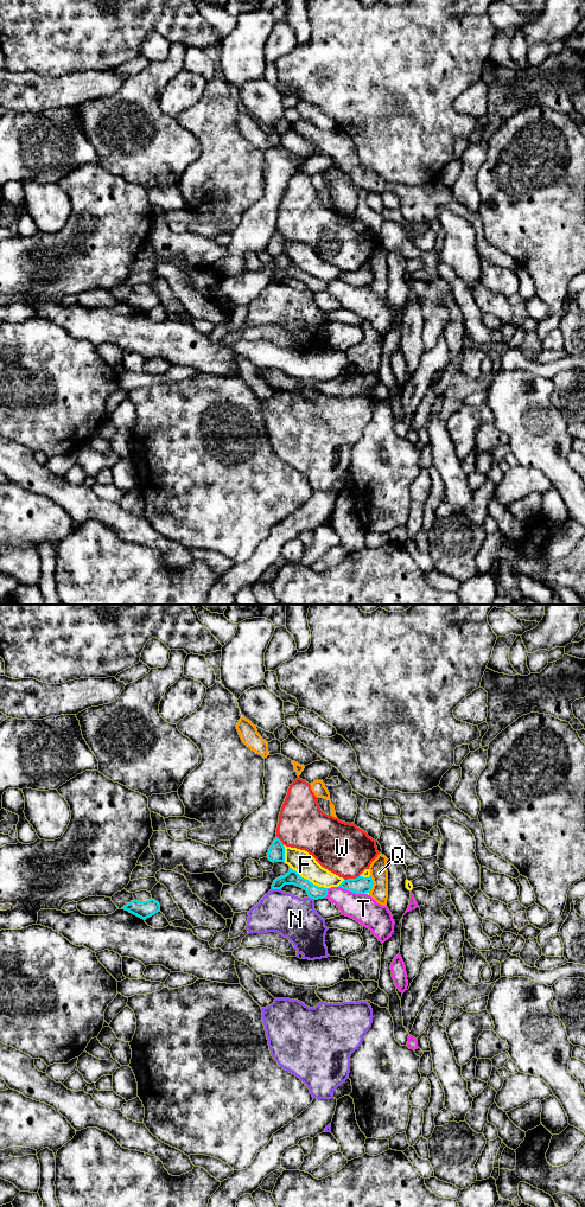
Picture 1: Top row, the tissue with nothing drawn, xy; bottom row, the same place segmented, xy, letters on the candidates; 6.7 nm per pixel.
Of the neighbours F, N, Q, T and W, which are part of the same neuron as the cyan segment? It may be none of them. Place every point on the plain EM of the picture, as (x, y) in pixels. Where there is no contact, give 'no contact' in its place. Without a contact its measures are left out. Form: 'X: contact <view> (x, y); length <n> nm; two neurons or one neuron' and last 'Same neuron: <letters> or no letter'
F: contact xy (307, 273); length 300 nm; two neurons
N: contact xy (275, 281); length 60 nm; two neurons
Q: contact xy (373, 276); length 130 nm; two neurons
T: contact xy (351, 283); length 190 nm; two neurons
W: contact xy (351, 272); length 110 nm; two neurons
Same neuron: no letter

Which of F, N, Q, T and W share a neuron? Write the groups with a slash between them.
F / N / Q / T / W

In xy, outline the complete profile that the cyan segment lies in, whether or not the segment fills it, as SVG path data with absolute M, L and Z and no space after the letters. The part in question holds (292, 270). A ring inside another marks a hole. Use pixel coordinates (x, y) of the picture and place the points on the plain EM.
M290 261L290 264L274 273L272 277L272 282L281 282L285 277L294 277L297 280L303 281L309 290L313 293L324 292L328 288L328 282L324 280L318 280L310 275L309 273L301 270L295 263Z

